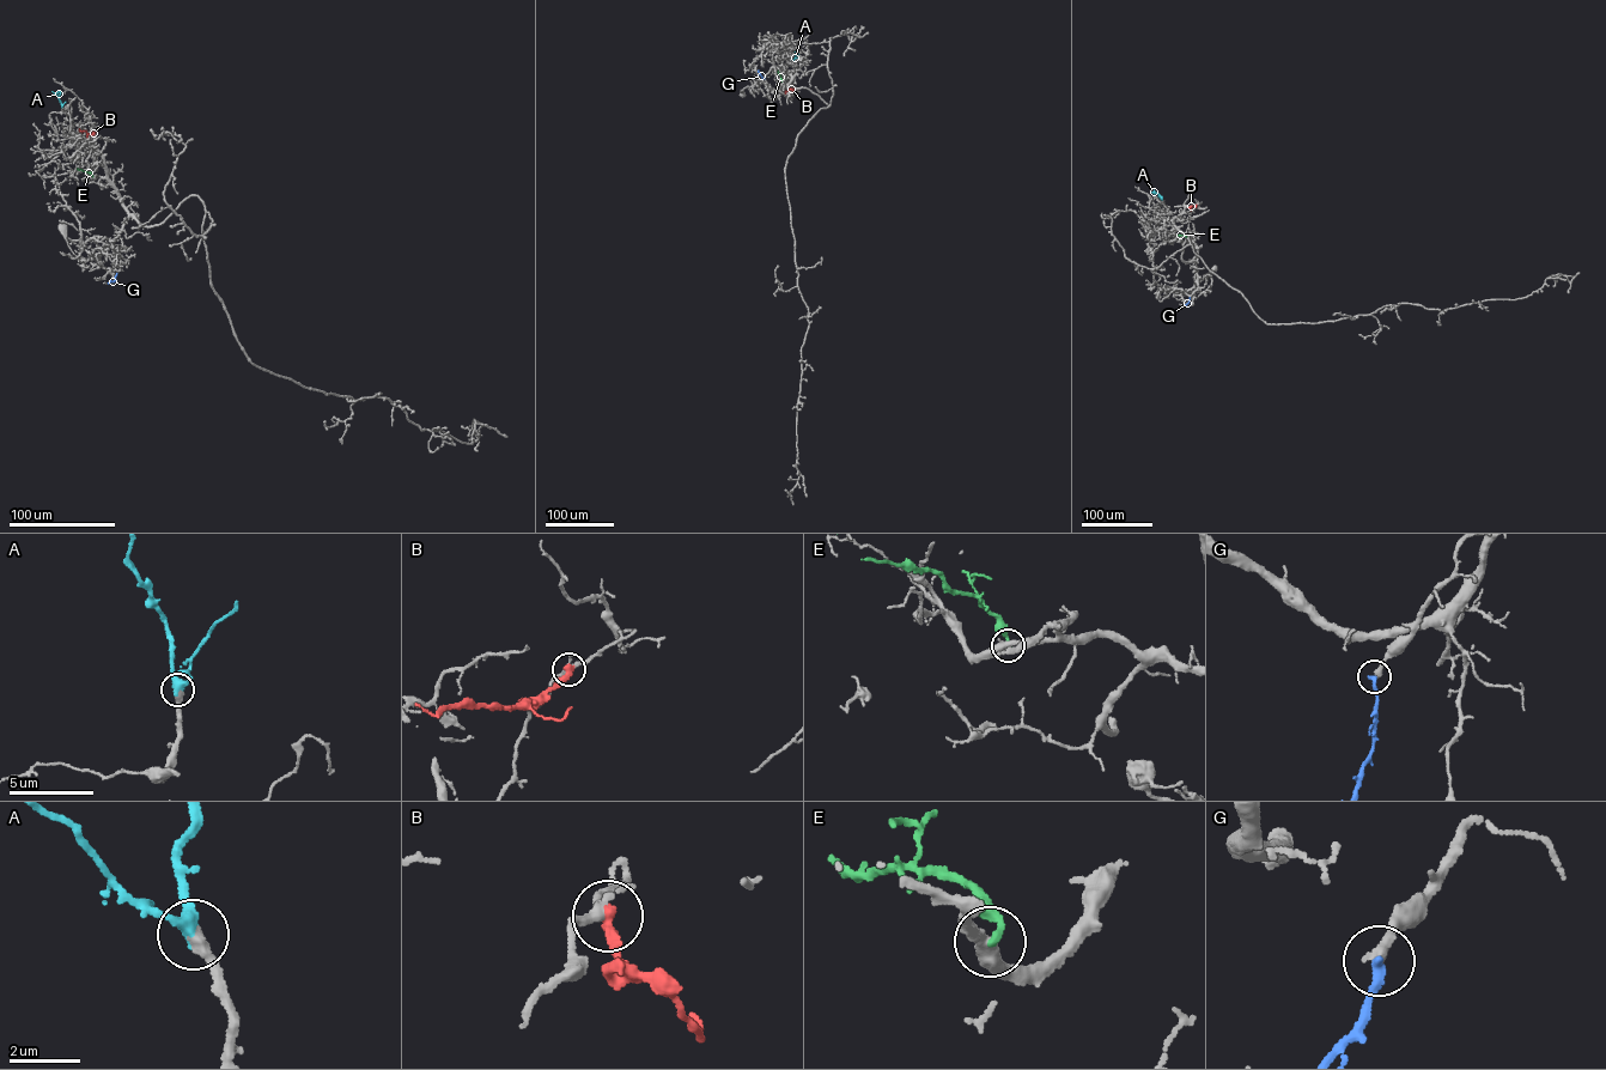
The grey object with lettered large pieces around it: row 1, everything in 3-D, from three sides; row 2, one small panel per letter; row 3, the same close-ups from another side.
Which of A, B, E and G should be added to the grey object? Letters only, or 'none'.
A, G

